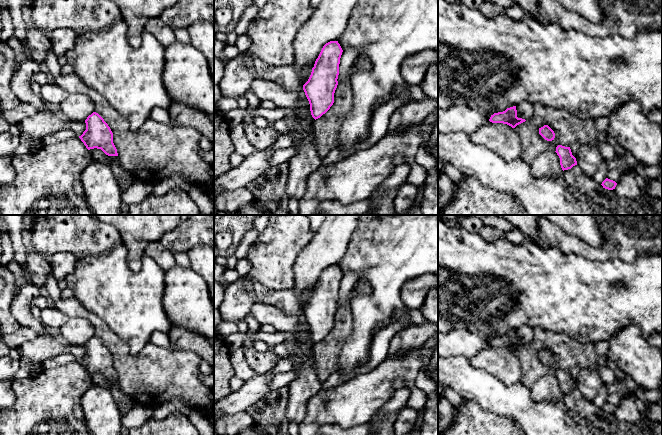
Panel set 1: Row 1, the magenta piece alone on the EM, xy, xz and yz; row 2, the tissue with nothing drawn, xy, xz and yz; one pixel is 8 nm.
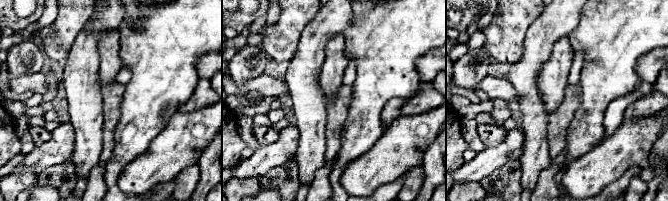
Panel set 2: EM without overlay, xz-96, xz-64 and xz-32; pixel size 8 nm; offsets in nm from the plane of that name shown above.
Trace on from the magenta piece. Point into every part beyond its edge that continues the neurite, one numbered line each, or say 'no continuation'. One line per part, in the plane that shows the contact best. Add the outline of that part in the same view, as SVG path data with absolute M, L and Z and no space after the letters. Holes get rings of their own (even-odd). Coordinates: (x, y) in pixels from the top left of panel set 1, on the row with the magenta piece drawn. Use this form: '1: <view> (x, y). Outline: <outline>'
no continuation

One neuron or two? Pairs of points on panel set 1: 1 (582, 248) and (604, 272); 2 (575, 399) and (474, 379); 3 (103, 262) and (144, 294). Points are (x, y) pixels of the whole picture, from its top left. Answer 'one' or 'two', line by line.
1: two
2: two
3: one

